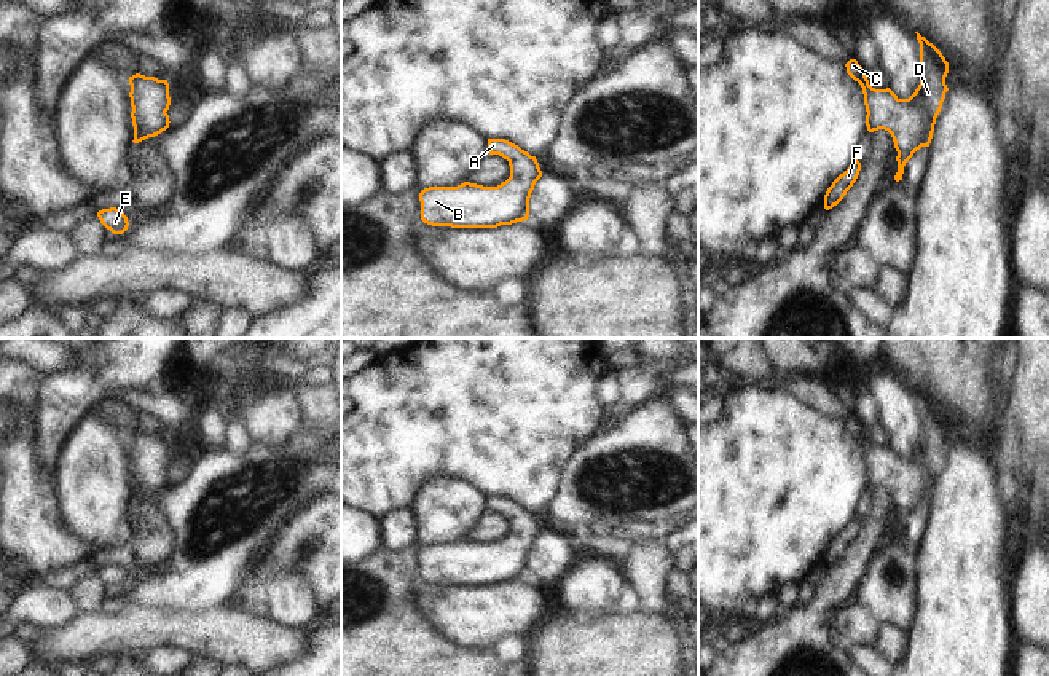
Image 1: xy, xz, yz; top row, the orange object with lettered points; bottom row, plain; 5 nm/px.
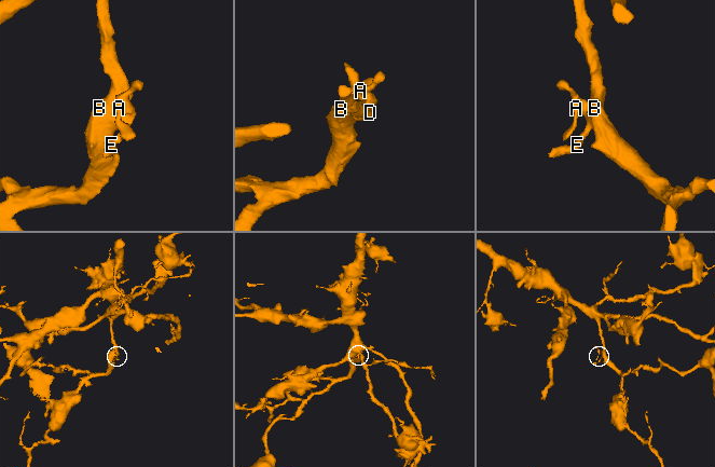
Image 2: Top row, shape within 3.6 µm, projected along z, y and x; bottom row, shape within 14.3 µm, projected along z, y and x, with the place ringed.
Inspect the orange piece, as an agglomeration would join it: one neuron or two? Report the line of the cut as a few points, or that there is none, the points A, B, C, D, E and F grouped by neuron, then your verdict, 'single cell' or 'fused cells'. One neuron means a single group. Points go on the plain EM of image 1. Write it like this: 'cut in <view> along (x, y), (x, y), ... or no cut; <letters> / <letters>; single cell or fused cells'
no cut; A B C D E F; single cell

